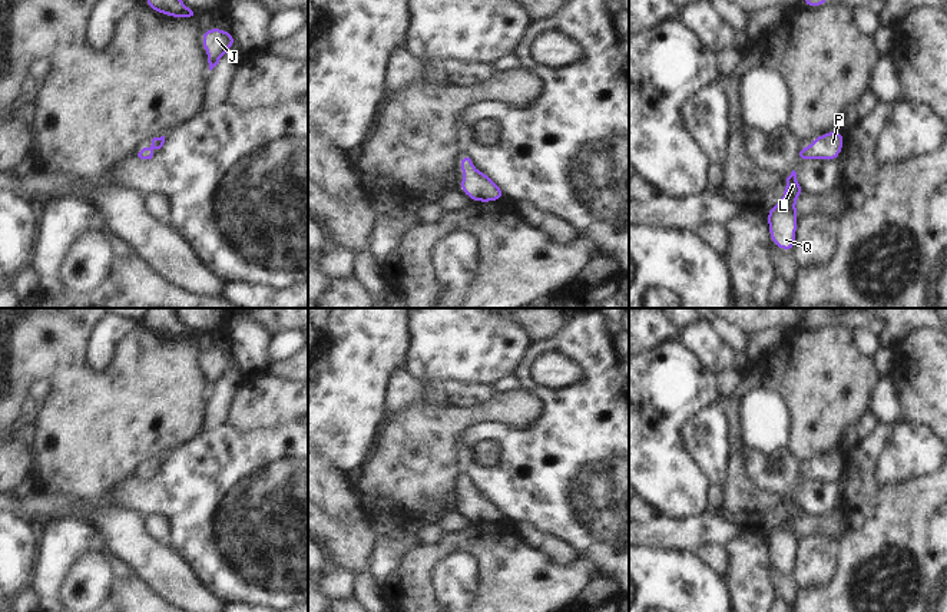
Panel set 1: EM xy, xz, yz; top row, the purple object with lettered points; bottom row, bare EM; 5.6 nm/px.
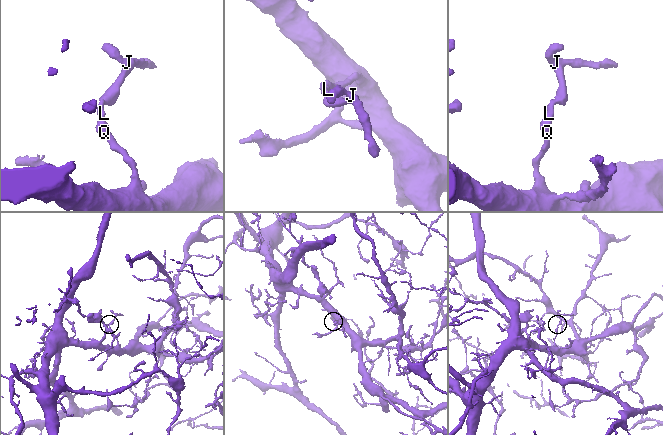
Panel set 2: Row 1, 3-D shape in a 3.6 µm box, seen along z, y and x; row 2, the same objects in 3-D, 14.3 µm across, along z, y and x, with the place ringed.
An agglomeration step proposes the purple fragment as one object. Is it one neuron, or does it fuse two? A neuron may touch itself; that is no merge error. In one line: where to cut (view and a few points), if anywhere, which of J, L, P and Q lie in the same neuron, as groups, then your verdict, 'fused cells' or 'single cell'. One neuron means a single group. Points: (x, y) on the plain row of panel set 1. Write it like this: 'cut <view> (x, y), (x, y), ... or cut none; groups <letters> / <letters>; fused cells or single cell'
cut none; groups J L P Q; single cell

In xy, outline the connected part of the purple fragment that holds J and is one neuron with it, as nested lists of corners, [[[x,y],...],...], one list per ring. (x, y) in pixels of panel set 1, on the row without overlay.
[[[218,348],[202,351],[201,360],[203,371],[208,376],[209,391],[212,391],[221,378],[236,364],[231,353]]]

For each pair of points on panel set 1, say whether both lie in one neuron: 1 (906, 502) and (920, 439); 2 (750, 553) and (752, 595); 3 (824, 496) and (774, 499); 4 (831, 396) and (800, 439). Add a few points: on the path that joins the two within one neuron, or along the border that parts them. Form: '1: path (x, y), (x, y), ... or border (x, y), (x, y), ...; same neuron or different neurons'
1: border (931, 473), (890, 489), (880, 489), (876, 480); different neurons
2: path (750, 563), (750, 585); same neuron
3: border (757, 482), (762, 488), (775, 489), (785, 499); different neurons
4: path (821, 406), (820, 412), (807, 424), (807, 429); same neuron

